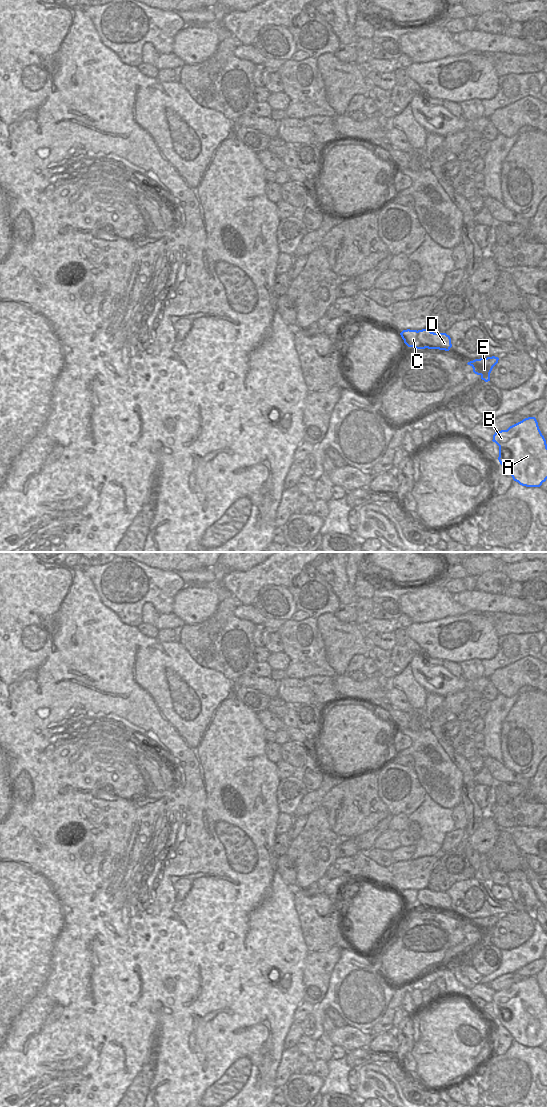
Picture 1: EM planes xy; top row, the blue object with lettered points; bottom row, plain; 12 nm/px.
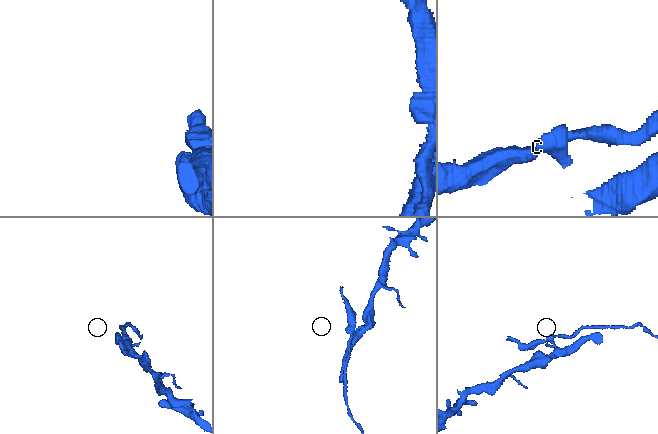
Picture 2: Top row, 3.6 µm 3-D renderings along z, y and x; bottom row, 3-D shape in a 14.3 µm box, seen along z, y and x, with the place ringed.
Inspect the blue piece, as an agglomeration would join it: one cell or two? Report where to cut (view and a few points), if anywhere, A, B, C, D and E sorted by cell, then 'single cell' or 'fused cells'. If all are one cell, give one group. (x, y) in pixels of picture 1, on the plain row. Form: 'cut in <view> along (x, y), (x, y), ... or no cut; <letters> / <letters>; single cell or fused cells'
cut in xy along (431, 892), (432, 900), (426, 905), (423, 904), (421, 908); A B C E / D; fused cells

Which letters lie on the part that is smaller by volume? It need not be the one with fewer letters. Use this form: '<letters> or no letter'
D

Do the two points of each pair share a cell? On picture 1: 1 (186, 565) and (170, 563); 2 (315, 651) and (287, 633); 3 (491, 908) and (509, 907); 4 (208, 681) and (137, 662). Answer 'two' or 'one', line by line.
1: one
2: one
3: one
4: one

